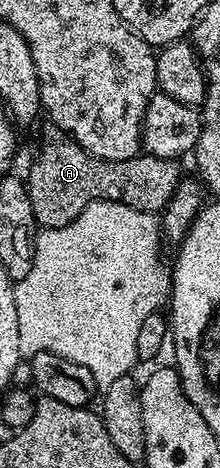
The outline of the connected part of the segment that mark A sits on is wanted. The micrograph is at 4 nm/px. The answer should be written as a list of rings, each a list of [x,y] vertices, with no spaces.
[[[45,123],[40,129],[40,142],[36,145],[36,158],[26,172],[26,184],[30,195],[30,207],[34,207],[34,219],[40,229],[57,229],[66,227],[90,203],[95,201],[113,201],[126,207],[134,207],[134,211],[159,214],[170,203],[178,183],[182,179],[179,160],[170,157],[149,157],[137,155],[121,161],[107,161],[101,157],[90,155],[70,135],[66,135],[54,124]]]

